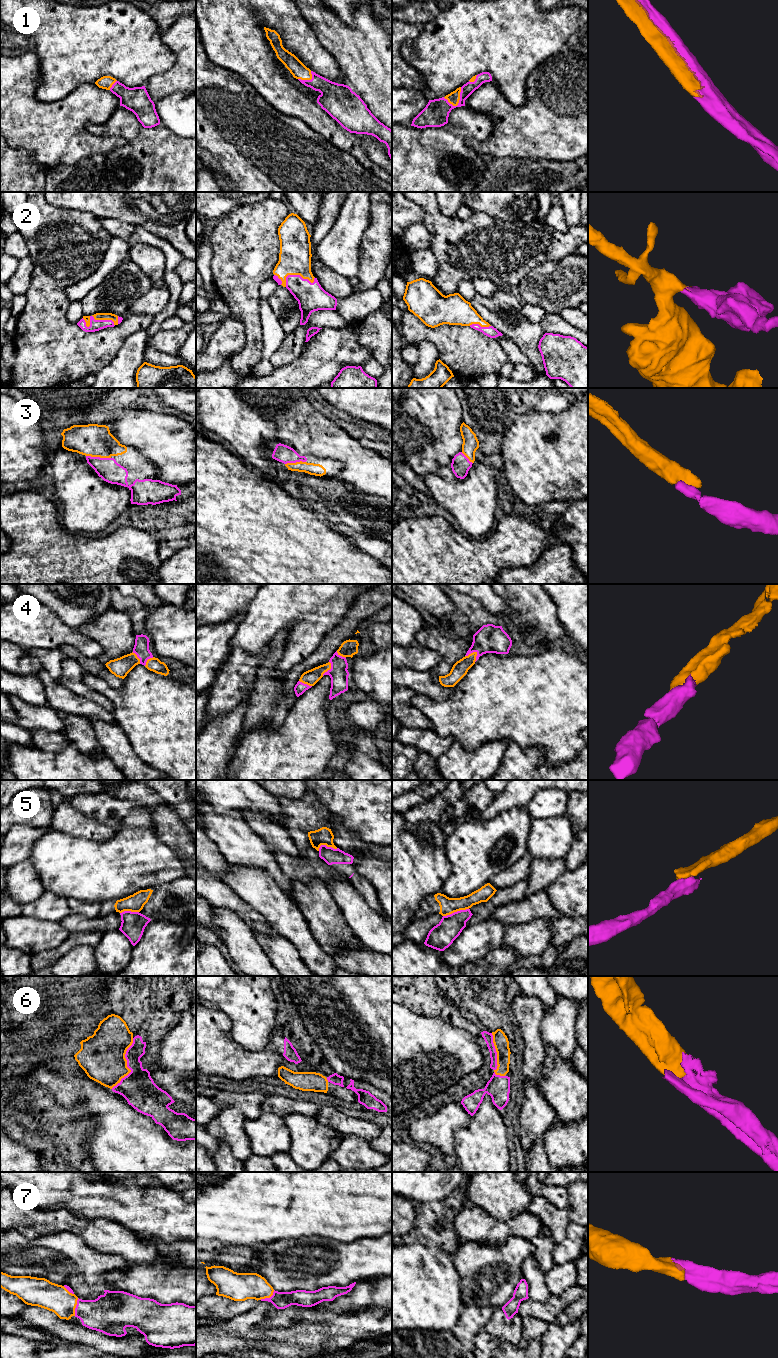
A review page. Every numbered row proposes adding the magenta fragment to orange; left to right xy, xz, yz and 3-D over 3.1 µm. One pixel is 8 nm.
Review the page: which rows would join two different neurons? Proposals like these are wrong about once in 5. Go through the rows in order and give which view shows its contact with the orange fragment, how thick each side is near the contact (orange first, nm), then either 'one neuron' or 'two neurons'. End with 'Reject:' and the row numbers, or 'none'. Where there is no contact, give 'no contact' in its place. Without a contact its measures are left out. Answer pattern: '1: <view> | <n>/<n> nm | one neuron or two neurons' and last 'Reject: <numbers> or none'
1: yz | 100/200 nm | one neuron
2: xz | 260/220 nm | one neuron
3: xy | 260/180 nm | one neuron
4: yz | 120/220 nm | one neuron
5: yz | 130/200 nm | two neurons
6: xy | 360/280 nm | one neuron
7: xy | 220/300 nm | one neuron
Reject: 5

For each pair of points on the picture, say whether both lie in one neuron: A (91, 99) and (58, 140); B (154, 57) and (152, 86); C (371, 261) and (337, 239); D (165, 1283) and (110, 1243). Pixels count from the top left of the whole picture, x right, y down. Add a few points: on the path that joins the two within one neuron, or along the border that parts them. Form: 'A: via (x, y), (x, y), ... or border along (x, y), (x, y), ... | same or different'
A: via (83, 109), (62, 130) | same
B: border along (173, 63), (165, 71), (154, 74), (144, 85) | different
C: border along (359, 256), (359, 269), (356, 275) | different
D: border along (160, 1259), (154, 1262), (127, 1263) | different

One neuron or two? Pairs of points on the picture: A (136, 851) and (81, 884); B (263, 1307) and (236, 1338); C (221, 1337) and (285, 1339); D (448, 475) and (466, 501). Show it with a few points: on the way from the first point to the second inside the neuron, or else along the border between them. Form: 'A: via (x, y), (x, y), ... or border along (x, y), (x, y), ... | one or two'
A: via (122, 864), (111, 870), (95, 871) | one
B: via (255, 1315), (240, 1330) | one
C: via (237, 1341), (269, 1345) | one
D: via (448, 481), (460, 495) | one

